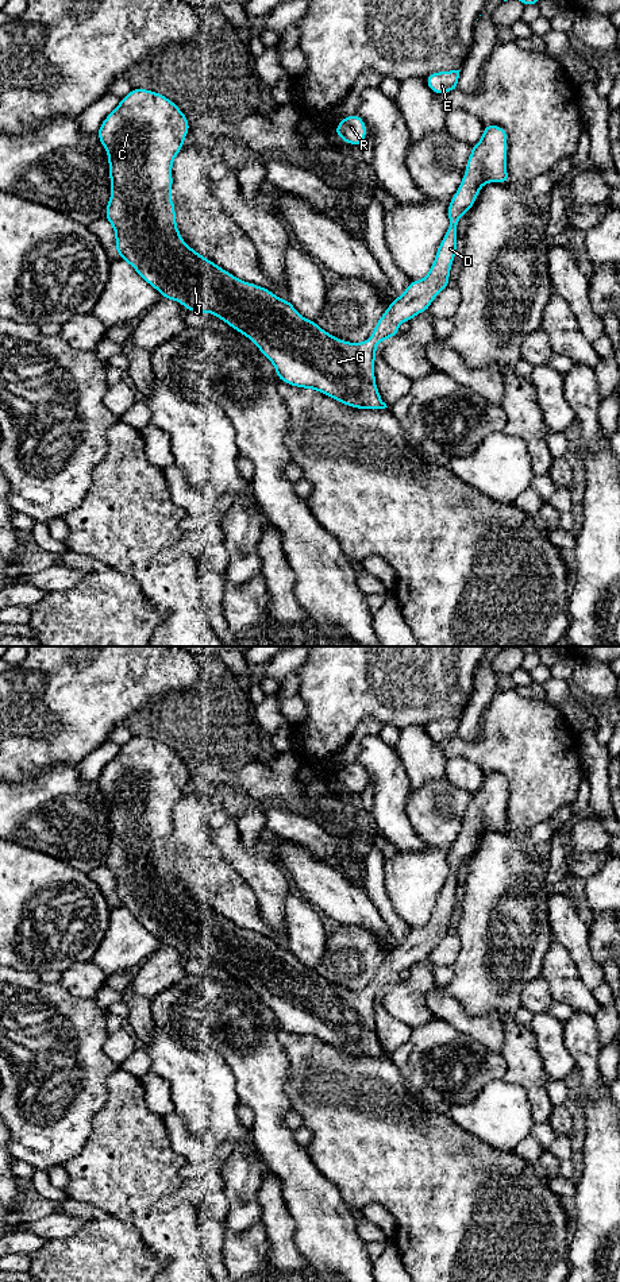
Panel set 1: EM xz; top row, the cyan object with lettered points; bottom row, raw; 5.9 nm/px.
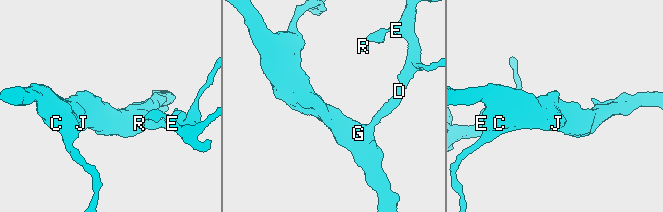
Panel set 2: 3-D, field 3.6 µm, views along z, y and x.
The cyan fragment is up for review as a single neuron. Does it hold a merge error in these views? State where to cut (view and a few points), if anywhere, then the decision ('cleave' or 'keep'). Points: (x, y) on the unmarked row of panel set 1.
no cut; keep

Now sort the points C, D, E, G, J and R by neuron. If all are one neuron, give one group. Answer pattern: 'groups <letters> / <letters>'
groups C D E G J R

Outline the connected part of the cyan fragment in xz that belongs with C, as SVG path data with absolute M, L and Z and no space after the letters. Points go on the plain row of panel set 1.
M134 735L122 745L119 753L101 771L97 784L108 803L111 827L105 866L115 879L115 899L157 937L162 946L174 947L189 959L213 961L250 986L273 1011L280 1028L294 1035L317 1038L354 1057L388 1055L376 1032L376 993L385 986L396 985L401 970L427 959L436 943L448 935L457 900L458 869L474 854L485 831L511 829L507 820L507 779L496 772L484 773L481 788L471 793L465 823L447 857L448 877L428 922L421 928L411 928L405 939L390 950L376 970L370 986L350 991L330 982L313 968L303 965L289 947L278 946L266 935L240 928L182 888L176 872L176 852L170 846L172 815L176 803L182 798L189 775L188 765L172 748L142 735Z

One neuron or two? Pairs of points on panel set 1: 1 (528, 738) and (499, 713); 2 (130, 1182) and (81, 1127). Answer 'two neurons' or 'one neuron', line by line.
1: one neuron
2: two neurons

